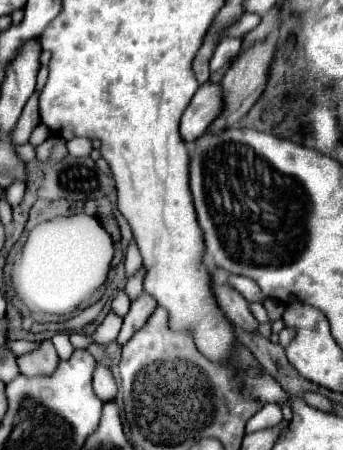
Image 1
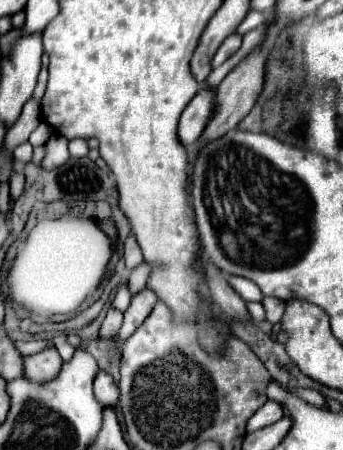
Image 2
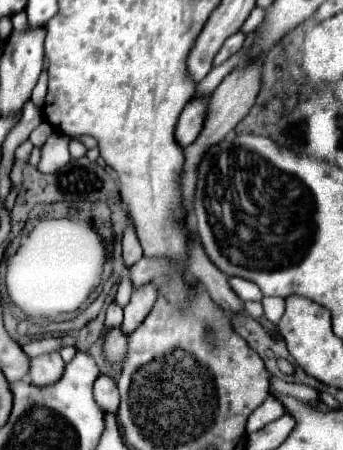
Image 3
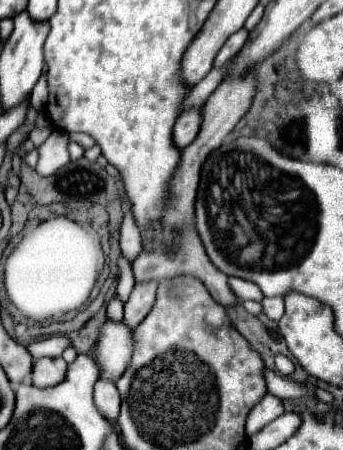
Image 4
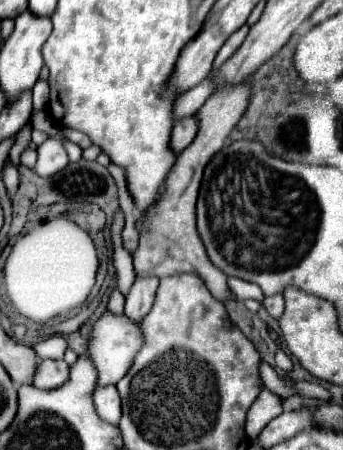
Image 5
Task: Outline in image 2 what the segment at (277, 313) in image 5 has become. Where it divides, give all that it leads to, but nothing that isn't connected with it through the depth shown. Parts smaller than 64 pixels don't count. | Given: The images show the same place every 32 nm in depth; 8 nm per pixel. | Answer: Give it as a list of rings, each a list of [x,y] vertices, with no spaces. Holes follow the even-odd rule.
[[[264,298],[262,300],[264,310],[266,310],[266,320],[272,324],[278,324],[282,314],[284,314],[284,302],[282,300],[272,300],[272,298]]]

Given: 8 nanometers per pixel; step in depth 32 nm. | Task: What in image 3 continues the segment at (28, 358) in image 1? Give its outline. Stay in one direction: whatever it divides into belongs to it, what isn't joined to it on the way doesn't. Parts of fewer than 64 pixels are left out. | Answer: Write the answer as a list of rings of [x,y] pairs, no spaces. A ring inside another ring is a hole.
[[[44,354],[38,358],[30,358],[30,380],[36,386],[48,386],[60,380],[64,374],[66,362],[60,358],[60,354]]]

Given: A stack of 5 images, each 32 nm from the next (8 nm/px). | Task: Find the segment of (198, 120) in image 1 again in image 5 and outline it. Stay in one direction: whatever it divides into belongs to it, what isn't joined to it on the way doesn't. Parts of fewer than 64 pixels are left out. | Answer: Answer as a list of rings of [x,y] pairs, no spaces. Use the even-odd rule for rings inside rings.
[[[186,118],[186,120],[180,120],[178,124],[174,124],[174,130],[172,130],[172,136],[170,136],[170,148],[174,154],[180,154],[196,136],[196,118]]]

